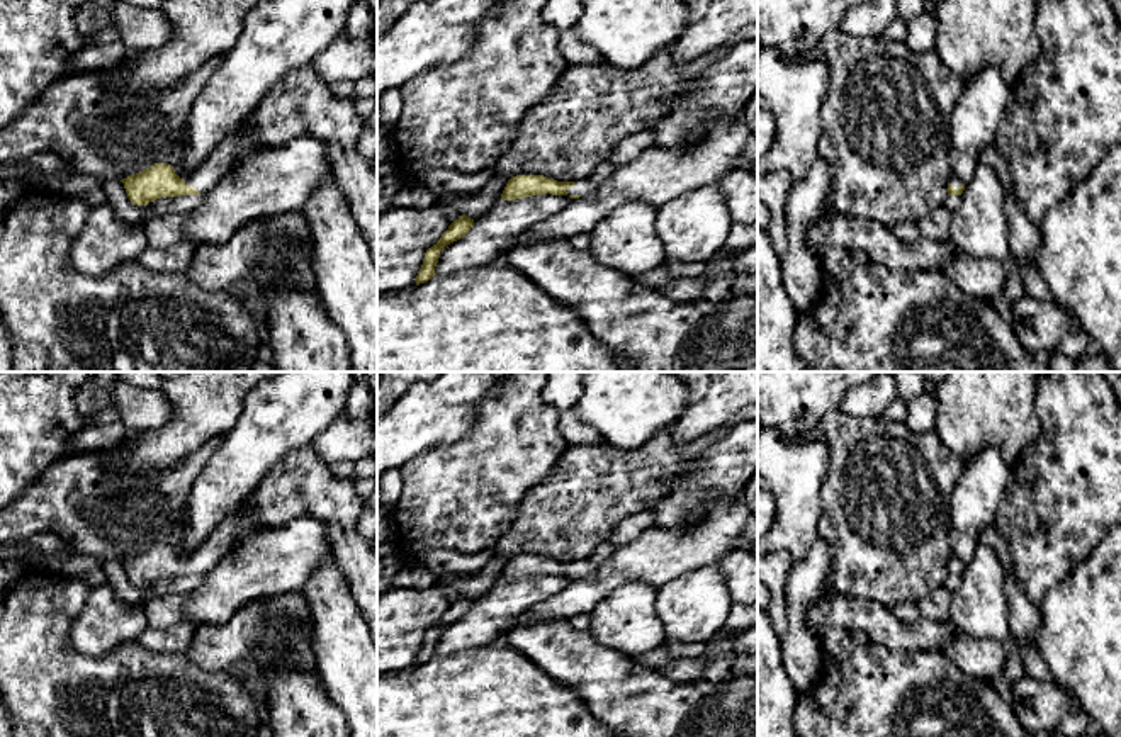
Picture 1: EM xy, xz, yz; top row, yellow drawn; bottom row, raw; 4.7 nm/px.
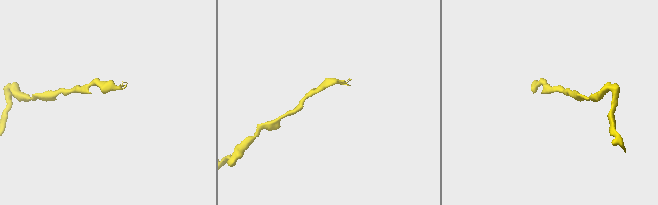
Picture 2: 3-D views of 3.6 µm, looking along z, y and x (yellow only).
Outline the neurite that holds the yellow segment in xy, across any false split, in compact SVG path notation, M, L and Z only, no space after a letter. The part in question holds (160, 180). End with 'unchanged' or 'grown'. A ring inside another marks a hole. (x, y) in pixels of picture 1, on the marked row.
M313 65L294 68L287 73L251 110L243 124L219 141L202 165L187 180L180 178L168 163L155 163L149 168L122 178L126 194L134 205L148 205L161 197L199 195L209 192L241 156L255 144L282 144L297 138L311 138L326 144L328 161L333 166L335 182L343 192L350 212L358 224L377 268L377 166L358 151L358 138L363 119L355 110L352 98L331 93Z; grown

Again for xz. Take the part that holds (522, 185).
M516 175L511 177L501 194L504 200L516 200L532 195L569 195L571 199L579 199L591 194L596 185L589 180L579 182L557 182L544 175Z; grown

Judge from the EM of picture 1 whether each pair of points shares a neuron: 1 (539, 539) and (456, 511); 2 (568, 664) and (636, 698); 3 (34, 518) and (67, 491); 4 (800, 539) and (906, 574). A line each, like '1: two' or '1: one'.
1: two
2: one
3: one
4: two

